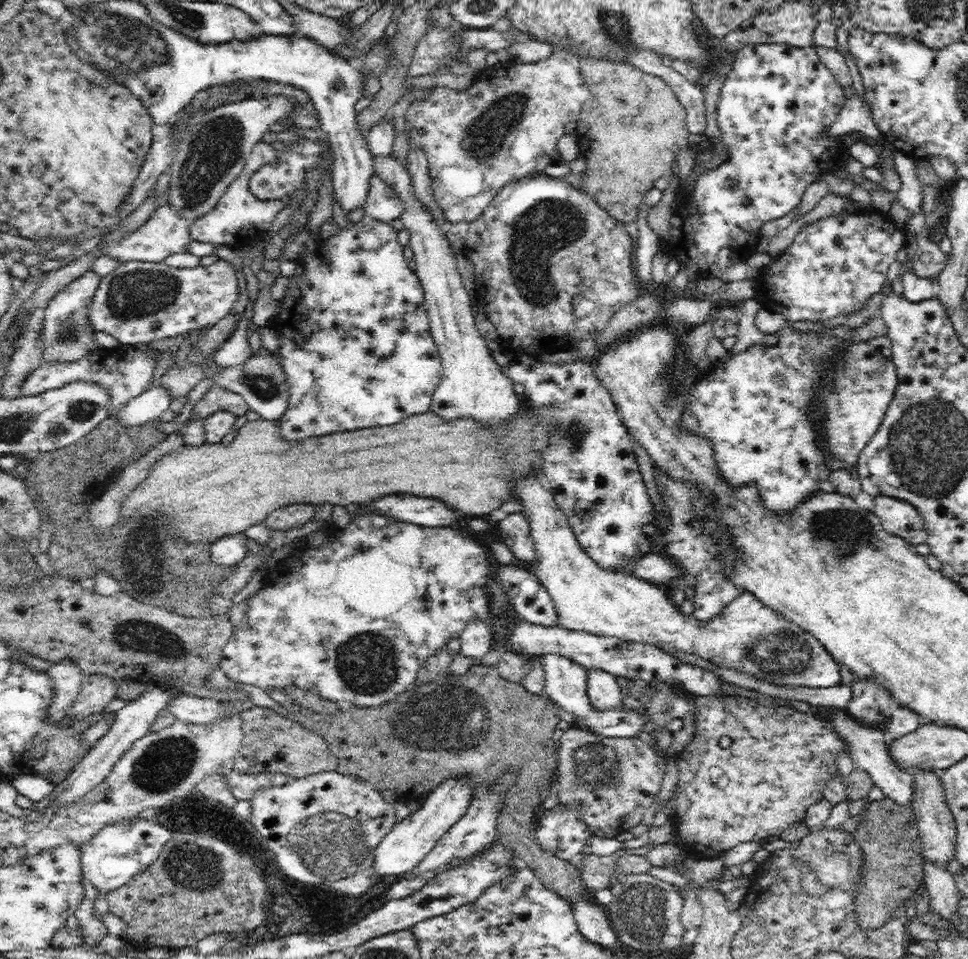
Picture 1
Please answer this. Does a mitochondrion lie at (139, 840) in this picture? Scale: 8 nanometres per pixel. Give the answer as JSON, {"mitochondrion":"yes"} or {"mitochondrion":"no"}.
{"mitochondrion":"no"}

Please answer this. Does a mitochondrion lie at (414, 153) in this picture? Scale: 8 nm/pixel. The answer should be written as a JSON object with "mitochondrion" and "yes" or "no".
{"mitochondrion":"no"}

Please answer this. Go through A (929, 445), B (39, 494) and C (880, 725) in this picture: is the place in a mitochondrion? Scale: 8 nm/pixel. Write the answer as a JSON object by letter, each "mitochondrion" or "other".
{"A":"mitochondrion","B":"other","C":"other"}

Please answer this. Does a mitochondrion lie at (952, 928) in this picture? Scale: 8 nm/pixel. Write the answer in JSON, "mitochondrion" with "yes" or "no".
{"mitochondrion":"no"}

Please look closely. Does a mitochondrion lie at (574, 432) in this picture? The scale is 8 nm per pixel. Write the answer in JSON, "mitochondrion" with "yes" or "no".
{"mitochondrion":"yes"}

